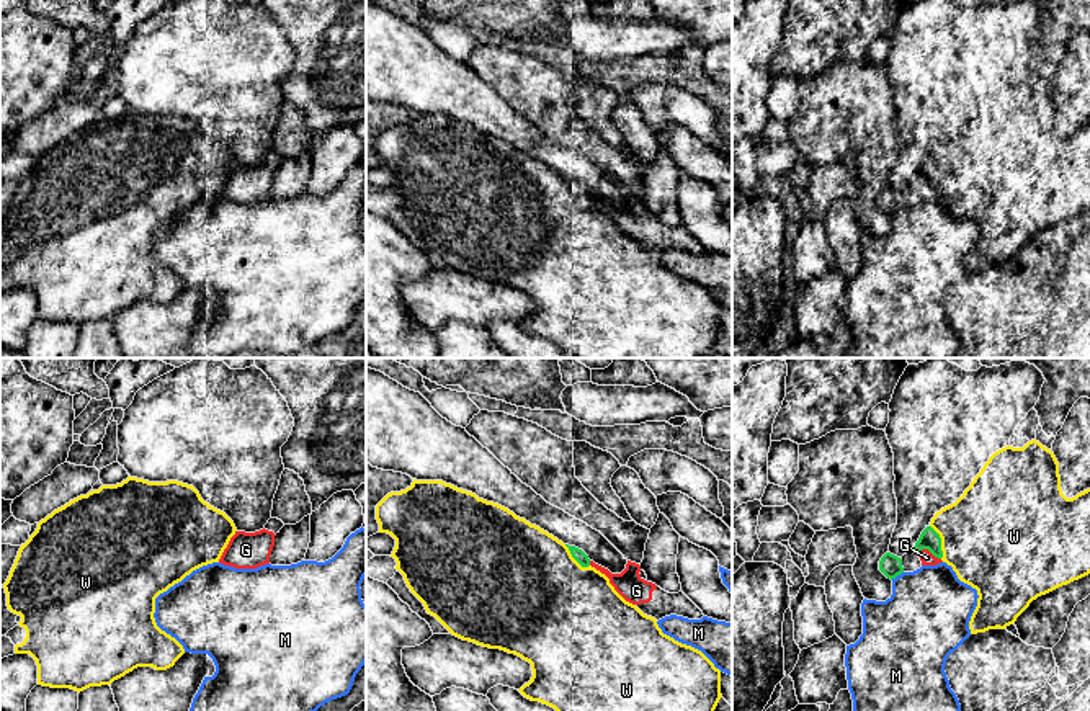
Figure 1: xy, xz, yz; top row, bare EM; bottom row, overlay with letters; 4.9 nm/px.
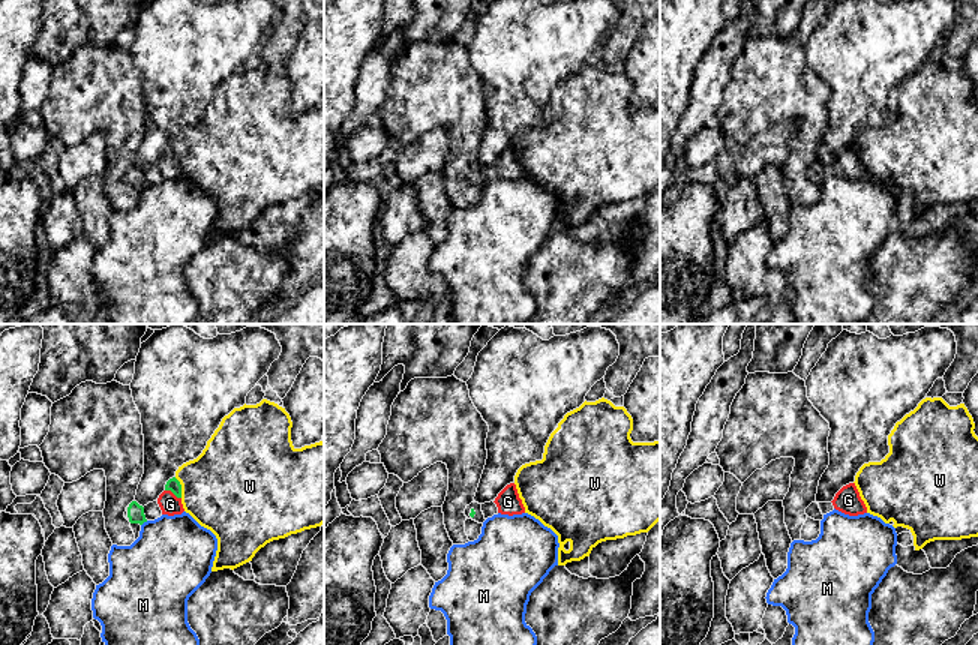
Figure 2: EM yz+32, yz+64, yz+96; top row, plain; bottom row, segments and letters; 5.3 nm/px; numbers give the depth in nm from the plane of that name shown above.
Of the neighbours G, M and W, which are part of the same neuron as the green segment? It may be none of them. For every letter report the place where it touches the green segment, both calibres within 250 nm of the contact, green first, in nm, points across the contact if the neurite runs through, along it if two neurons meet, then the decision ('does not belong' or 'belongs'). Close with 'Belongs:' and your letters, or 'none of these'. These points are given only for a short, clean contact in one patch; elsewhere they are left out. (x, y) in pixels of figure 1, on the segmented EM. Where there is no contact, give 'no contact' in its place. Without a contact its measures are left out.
G: meets green in yz at (930, 551); 100 nm thick on the green side, 70 nm on the other; belongs
M: meets green in yz at (896, 576); 110 nm thick on the green side, 400 nm on the other; does not belong
W: meets green in yz at (940, 541); 100 nm thick on the green side, 480 nm on the other; does not belong
Belongs: G

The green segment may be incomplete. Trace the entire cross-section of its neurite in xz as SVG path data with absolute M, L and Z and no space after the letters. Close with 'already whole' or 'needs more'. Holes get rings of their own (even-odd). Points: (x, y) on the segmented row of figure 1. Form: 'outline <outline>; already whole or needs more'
outline M569 544L565 546L582 567L592 566L605 574L614 590L626 601L636 605L644 615L652 616L657 621L670 615L688 619L701 619L704 616L703 611L683 592L668 593L649 582L639 564L628 561L626 569L621 574L611 574L608 569L590 561L582 549Z; needs more

